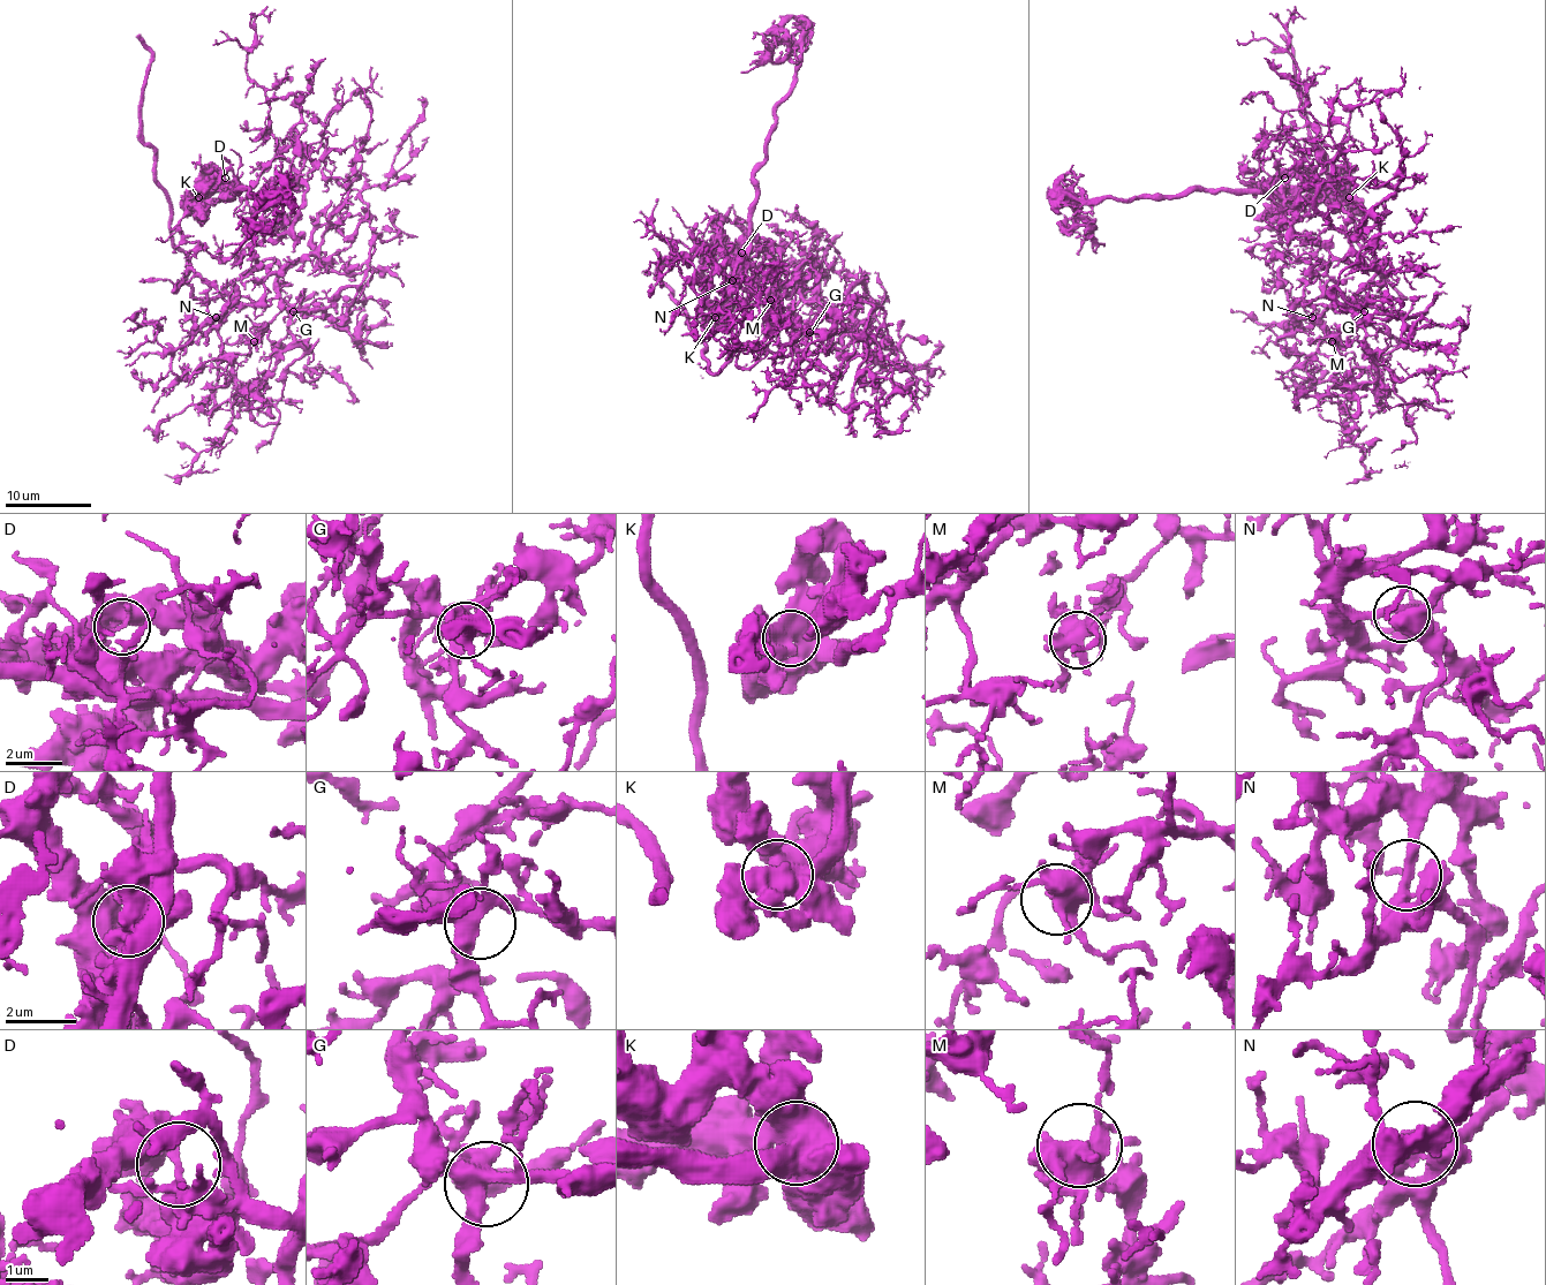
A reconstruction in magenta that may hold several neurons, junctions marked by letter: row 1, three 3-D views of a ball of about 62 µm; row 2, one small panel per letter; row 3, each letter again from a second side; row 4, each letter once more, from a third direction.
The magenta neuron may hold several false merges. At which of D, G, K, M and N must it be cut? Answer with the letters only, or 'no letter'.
D

